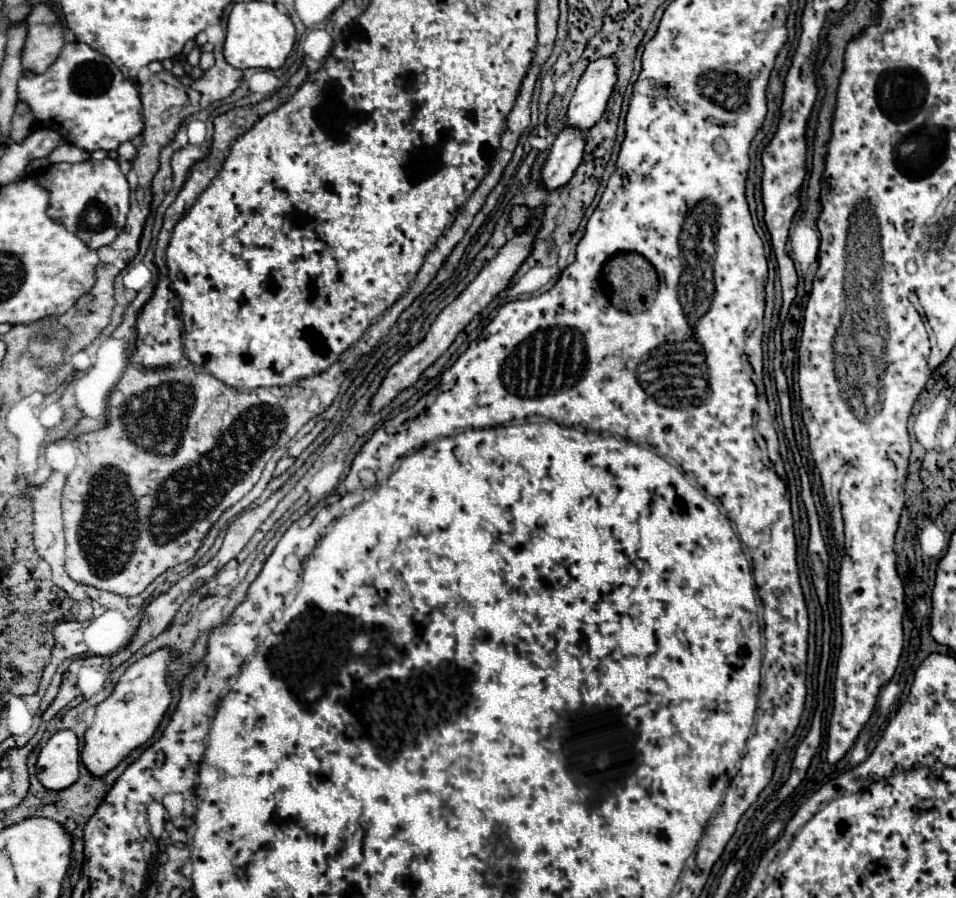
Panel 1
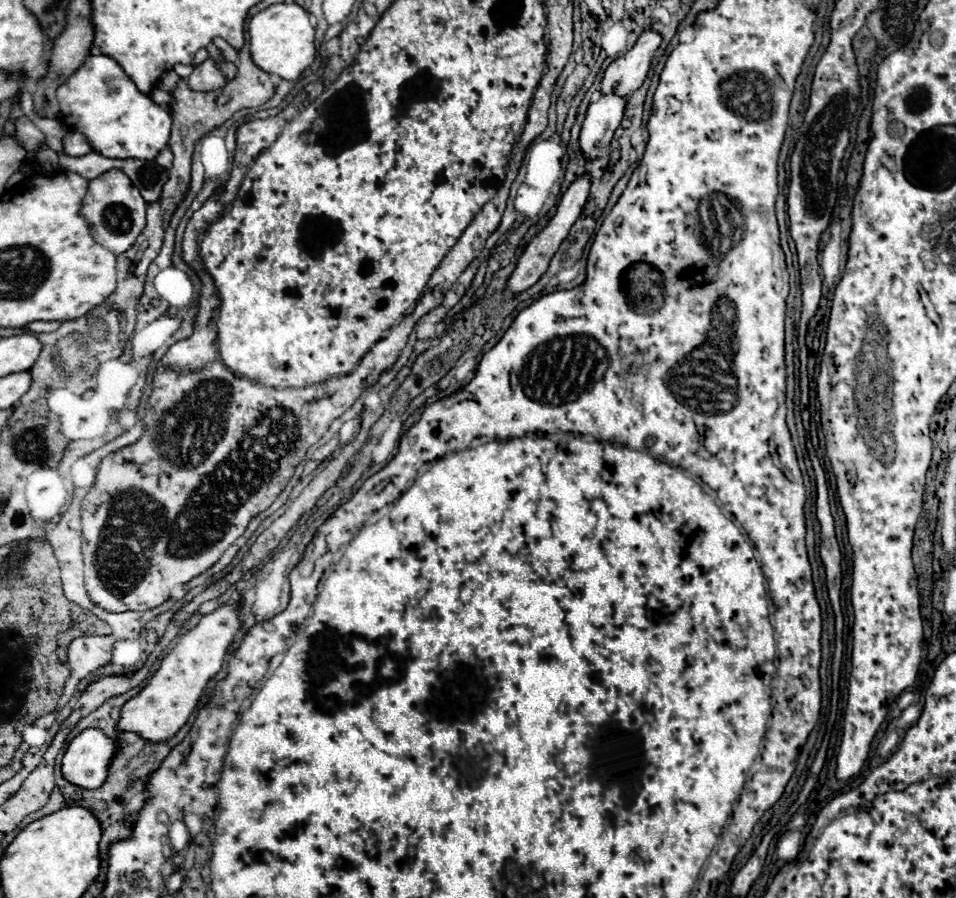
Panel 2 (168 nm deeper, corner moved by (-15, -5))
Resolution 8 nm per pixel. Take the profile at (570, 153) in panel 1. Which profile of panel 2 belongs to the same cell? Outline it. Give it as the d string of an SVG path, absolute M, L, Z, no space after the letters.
M602 95L588 107L580 129L580 151L586 161L594 161L610 145L616 127L622 121L626 99L618 95Z

